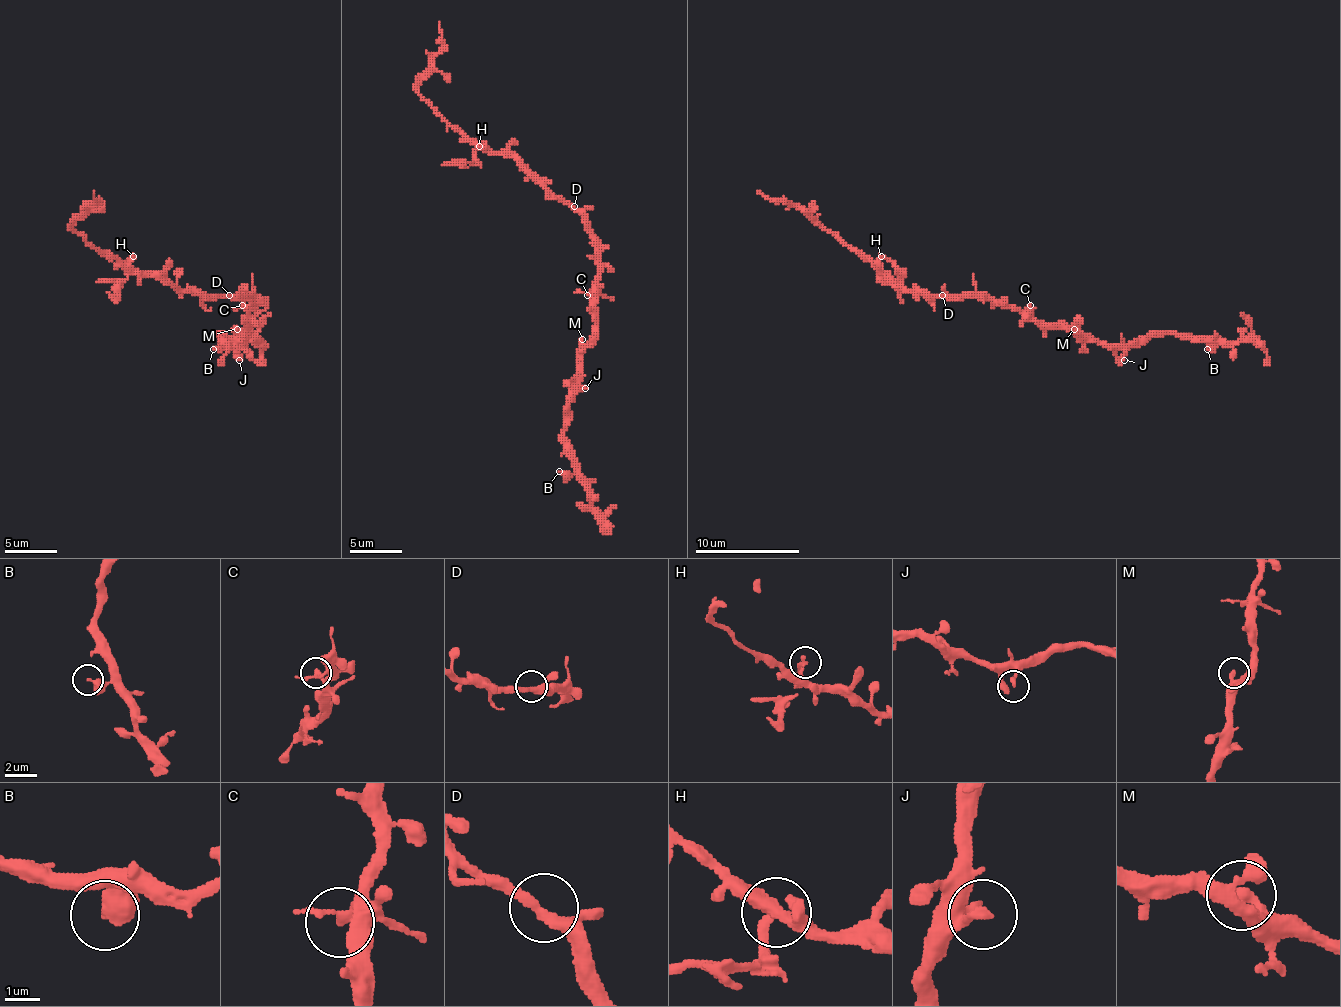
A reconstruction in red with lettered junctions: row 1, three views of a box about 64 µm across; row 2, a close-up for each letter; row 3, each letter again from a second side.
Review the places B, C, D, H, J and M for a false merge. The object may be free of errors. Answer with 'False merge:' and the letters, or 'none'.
False merge: H

